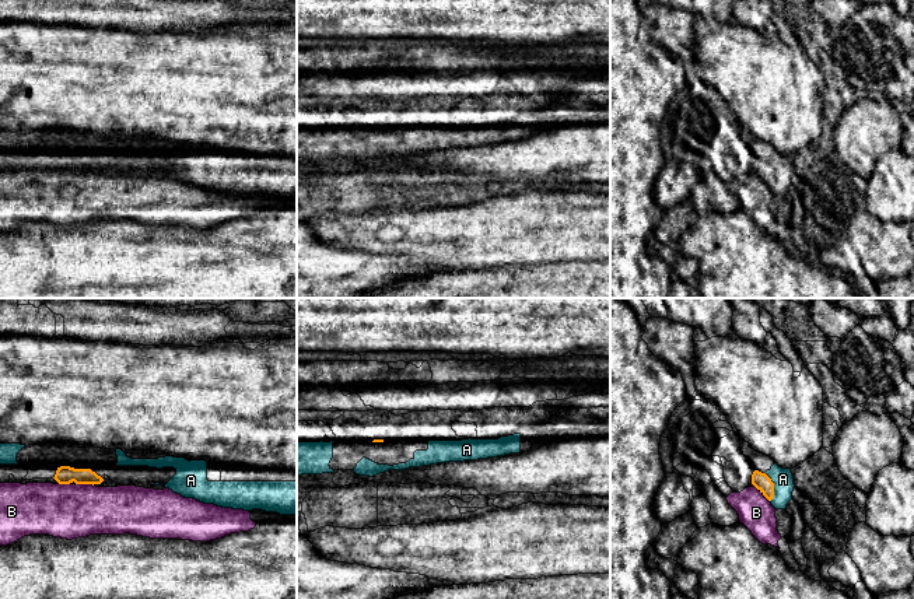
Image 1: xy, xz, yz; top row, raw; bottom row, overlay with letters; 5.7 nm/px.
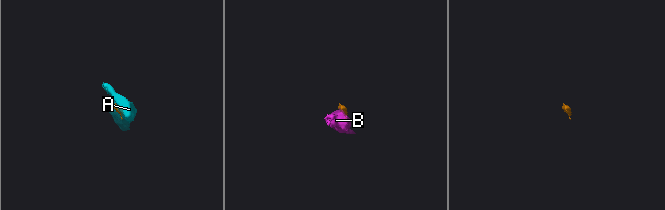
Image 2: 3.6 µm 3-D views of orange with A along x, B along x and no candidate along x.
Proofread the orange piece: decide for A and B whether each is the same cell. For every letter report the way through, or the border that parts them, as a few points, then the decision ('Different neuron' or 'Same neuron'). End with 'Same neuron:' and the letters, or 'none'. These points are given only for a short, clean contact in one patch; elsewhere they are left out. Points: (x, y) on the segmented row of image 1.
A: Same neuron
B: Different neuron
Same neuron: A

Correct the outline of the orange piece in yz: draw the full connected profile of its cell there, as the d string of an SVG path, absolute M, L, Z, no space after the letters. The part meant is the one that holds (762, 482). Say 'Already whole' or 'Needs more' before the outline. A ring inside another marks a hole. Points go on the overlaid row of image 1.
Needs more. M740 439L740 451L754 467L752 484L775 509L785 509L795 487L791 469L780 467L770 456L754 451L745 439Z

